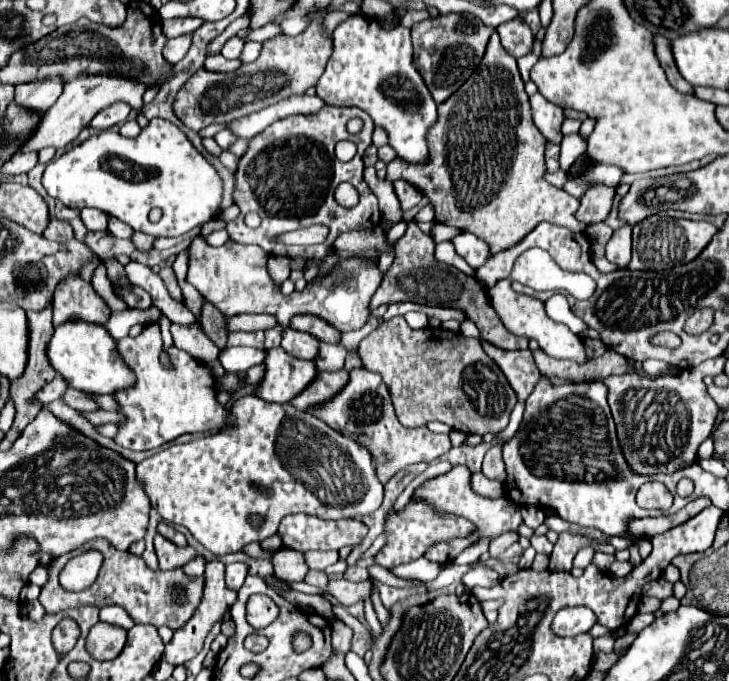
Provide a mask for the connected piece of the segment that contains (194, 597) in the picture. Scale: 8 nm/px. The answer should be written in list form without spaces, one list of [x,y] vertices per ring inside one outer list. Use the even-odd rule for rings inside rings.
[[[94,538],[88,540],[86,544],[80,546],[80,550],[68,552],[64,556],[58,556],[50,562],[48,566],[48,582],[42,586],[40,592],[40,604],[44,606],[46,614],[58,614],[58,612],[66,612],[70,608],[78,608],[78,606],[122,606],[128,616],[136,622],[136,624],[152,624],[156,628],[160,626],[168,626],[172,630],[178,630],[180,626],[184,626],[196,612],[196,608],[202,602],[202,588],[204,588],[204,578],[192,578],[188,576],[182,568],[174,568],[174,570],[150,570],[144,560],[140,556],[132,556],[130,552],[120,552],[116,550],[106,538]],[[86,550],[100,550],[104,556],[100,574],[96,578],[96,582],[82,590],[82,592],[66,592],[60,582],[58,582],[58,574],[62,570],[62,566],[86,552]]]

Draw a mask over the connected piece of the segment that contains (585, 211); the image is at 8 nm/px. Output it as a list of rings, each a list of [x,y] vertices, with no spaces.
[[[592,186],[584,196],[582,196],[582,212],[576,214],[580,222],[594,224],[600,220],[606,220],[610,206],[614,198],[614,188],[608,186]]]

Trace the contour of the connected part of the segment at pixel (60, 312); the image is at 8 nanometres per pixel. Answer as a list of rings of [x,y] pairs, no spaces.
[[[80,276],[66,278],[66,282],[58,284],[52,310],[54,326],[60,326],[72,318],[106,326],[110,318],[110,308],[106,302],[94,292],[92,284],[84,282]]]

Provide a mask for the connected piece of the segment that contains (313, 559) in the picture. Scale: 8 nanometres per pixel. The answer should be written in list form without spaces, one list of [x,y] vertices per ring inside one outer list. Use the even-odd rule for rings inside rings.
[[[308,550],[308,552],[304,552],[304,558],[306,558],[306,564],[308,564],[310,570],[324,570],[326,566],[338,562],[338,552]]]

